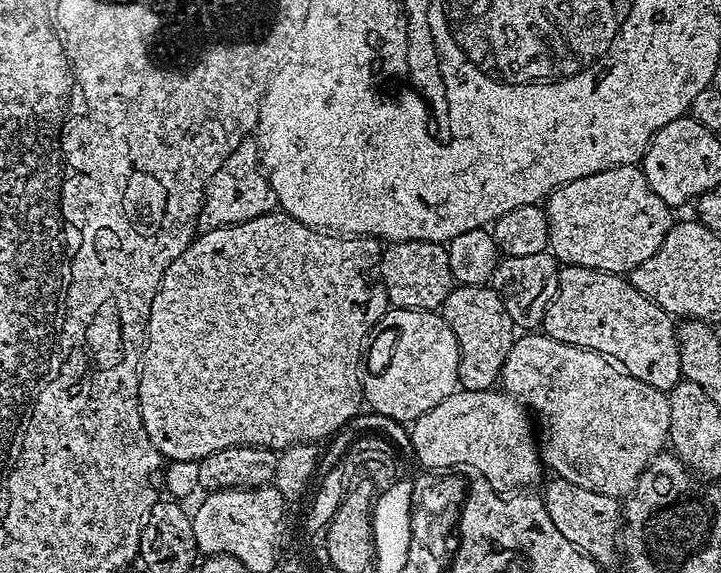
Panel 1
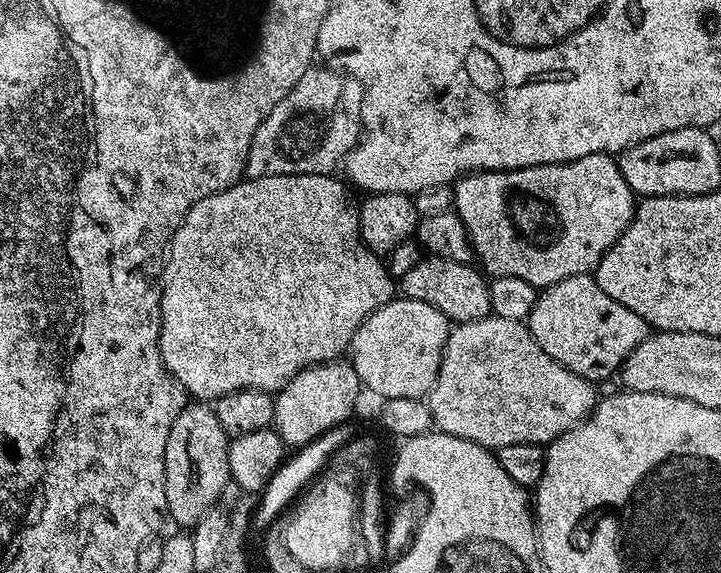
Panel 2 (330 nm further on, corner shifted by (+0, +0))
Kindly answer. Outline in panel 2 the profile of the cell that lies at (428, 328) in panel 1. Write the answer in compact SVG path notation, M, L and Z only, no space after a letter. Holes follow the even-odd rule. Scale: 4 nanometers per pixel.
M394 298L362 322L354 334L350 363L361 385L384 400L427 397L438 378L450 321L426 302Z

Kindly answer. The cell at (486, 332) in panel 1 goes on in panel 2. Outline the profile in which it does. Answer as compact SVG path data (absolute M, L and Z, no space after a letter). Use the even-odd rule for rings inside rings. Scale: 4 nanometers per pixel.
M425 255L406 274L398 277L398 288L409 300L426 302L434 306L453 325L478 322L492 315L490 306L489 281L479 267L472 264L454 262L450 258Z

